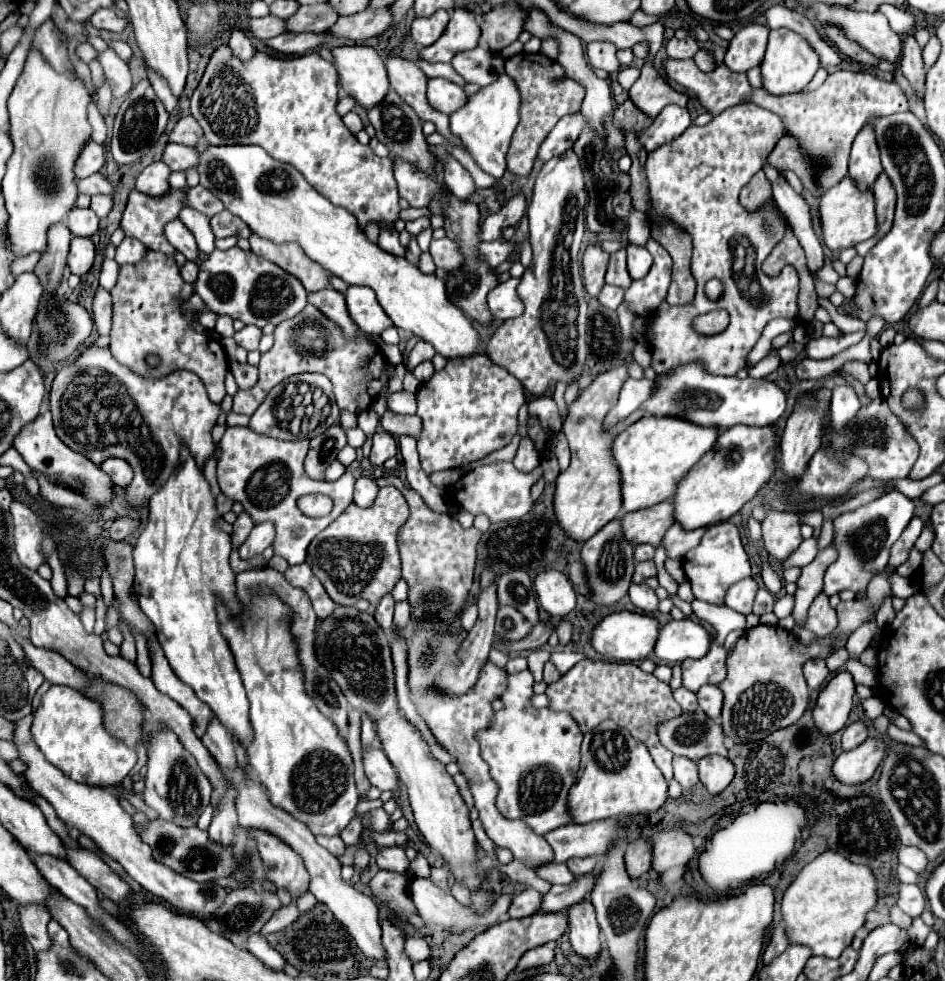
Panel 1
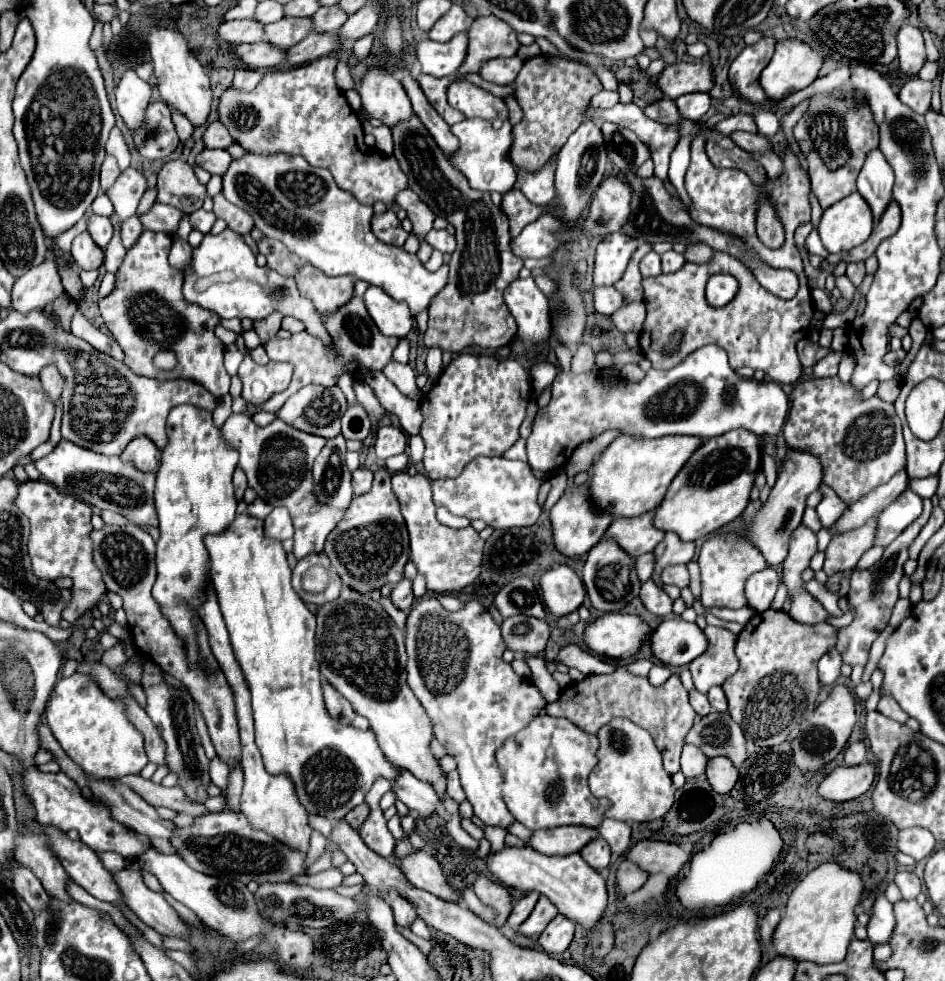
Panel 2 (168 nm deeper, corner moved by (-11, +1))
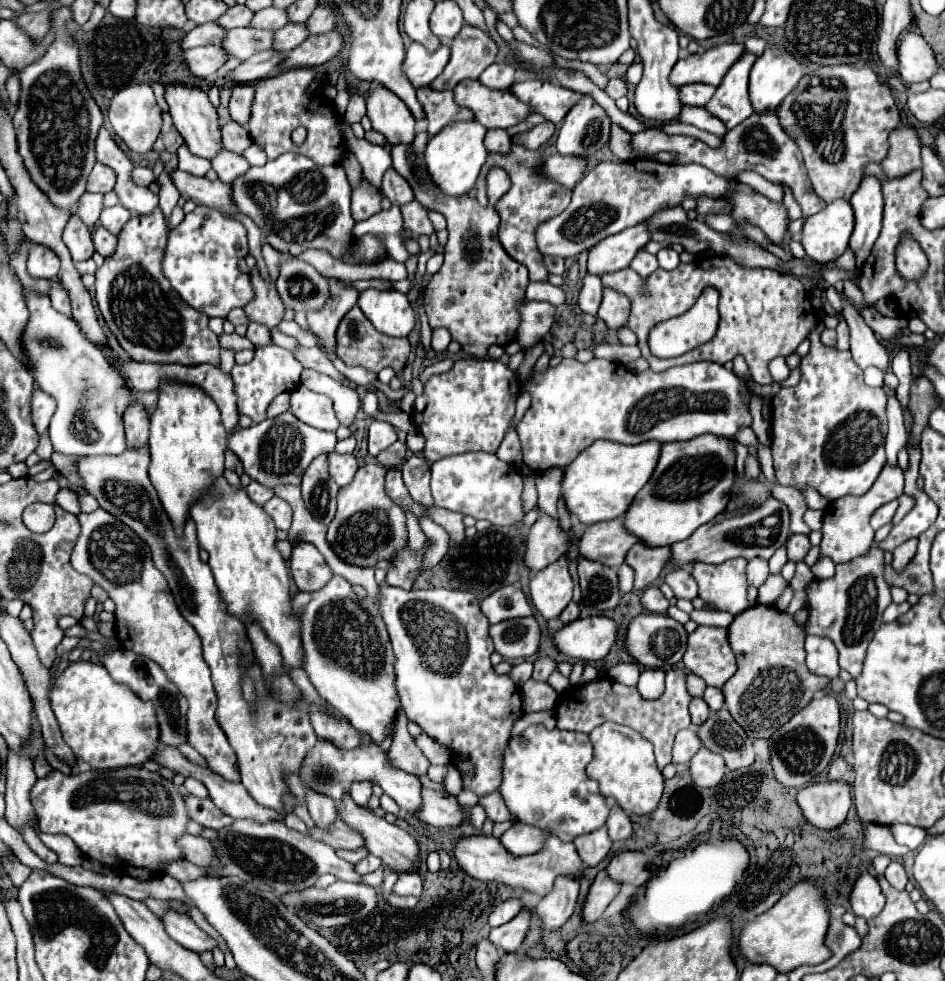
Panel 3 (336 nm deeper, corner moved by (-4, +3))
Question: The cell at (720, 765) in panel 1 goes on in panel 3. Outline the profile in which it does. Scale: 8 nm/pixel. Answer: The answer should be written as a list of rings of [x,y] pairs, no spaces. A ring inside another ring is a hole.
[[[699,749],[691,759],[691,777],[701,787],[719,785],[725,775],[725,763],[721,755],[711,753],[709,749]]]

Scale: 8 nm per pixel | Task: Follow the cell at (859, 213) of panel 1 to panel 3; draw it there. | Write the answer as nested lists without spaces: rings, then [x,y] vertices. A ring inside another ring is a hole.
[[[835,199],[817,215],[805,219],[801,245],[809,259],[827,263],[837,259],[847,247],[853,233],[853,207],[845,199]]]

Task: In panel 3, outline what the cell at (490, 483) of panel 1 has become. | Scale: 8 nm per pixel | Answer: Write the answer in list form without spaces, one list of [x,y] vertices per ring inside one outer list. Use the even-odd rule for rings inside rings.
[[[465,453],[445,457],[431,465],[431,493],[435,507],[487,519],[493,525],[517,525],[523,521],[523,481],[517,469],[491,453]]]

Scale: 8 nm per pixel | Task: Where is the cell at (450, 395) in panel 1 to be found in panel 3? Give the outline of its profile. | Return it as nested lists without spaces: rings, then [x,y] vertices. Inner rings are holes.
[[[461,359],[445,379],[443,373],[433,375],[411,411],[415,427],[425,437],[423,457],[435,463],[443,457],[469,451],[495,453],[509,431],[519,393],[521,381],[517,373],[495,359]]]

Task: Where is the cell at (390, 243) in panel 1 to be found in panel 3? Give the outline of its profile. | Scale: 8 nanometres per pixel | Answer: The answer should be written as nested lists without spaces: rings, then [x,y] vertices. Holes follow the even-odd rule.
[[[363,181],[357,189],[353,189],[353,199],[351,199],[351,211],[355,221],[365,221],[381,211],[381,195],[379,191]]]

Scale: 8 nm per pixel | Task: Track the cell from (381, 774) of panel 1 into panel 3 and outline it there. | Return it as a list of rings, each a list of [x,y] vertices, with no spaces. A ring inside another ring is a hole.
[[[421,789],[421,805],[415,817],[433,827],[457,827],[463,821],[465,811],[459,807],[453,795],[445,795],[433,789]]]

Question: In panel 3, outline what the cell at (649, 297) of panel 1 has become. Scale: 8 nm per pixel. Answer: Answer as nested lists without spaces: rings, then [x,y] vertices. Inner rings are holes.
[[[661,249],[657,253],[657,259],[659,259],[659,267],[661,269],[675,269],[679,265],[679,253],[673,251],[673,249]]]

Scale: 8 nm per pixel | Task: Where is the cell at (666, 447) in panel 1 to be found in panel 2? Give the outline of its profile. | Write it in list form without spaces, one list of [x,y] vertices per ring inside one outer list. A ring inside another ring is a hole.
[[[668,435],[660,439],[616,437],[594,461],[588,489],[592,501],[614,517],[638,517],[656,509],[664,493],[688,457],[700,447],[702,439],[686,435]]]

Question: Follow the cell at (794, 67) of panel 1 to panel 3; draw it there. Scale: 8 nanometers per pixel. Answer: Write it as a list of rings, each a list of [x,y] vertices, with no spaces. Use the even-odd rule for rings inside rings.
[[[769,43],[755,61],[749,79],[749,97],[757,113],[773,111],[797,87],[803,77],[801,61],[783,45]]]

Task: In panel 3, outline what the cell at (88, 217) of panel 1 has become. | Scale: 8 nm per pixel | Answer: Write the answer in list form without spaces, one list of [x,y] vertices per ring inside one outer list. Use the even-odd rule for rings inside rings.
[[[97,225],[95,231],[93,231],[93,243],[95,243],[95,251],[99,255],[109,257],[115,251],[115,247],[117,247],[117,237],[111,235],[105,227]]]

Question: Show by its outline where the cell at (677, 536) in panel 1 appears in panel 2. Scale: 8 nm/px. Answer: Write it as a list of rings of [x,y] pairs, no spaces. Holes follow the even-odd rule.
[[[666,533],[664,539],[652,551],[654,553],[654,577],[652,579],[656,581],[656,585],[662,585],[662,581],[660,581],[660,569],[664,569],[668,565],[692,561],[694,549],[696,549],[696,545],[692,541],[684,543],[674,533]]]

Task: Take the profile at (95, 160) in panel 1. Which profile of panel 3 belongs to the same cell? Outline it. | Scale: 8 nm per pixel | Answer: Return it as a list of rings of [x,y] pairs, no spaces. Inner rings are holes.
[[[95,163],[93,171],[89,175],[87,191],[89,193],[109,193],[109,191],[113,191],[113,183],[115,183],[115,173],[111,171],[111,167]]]

